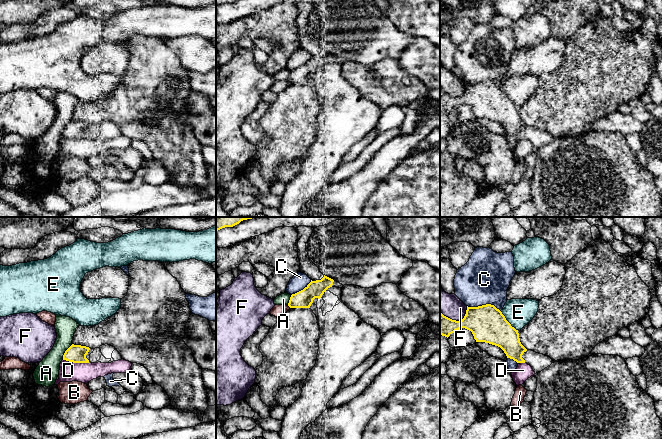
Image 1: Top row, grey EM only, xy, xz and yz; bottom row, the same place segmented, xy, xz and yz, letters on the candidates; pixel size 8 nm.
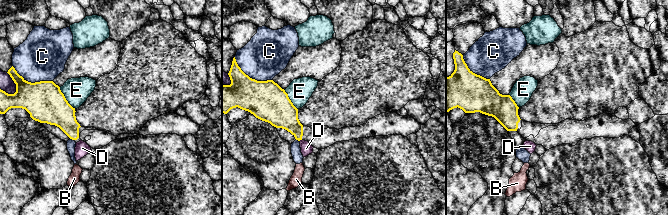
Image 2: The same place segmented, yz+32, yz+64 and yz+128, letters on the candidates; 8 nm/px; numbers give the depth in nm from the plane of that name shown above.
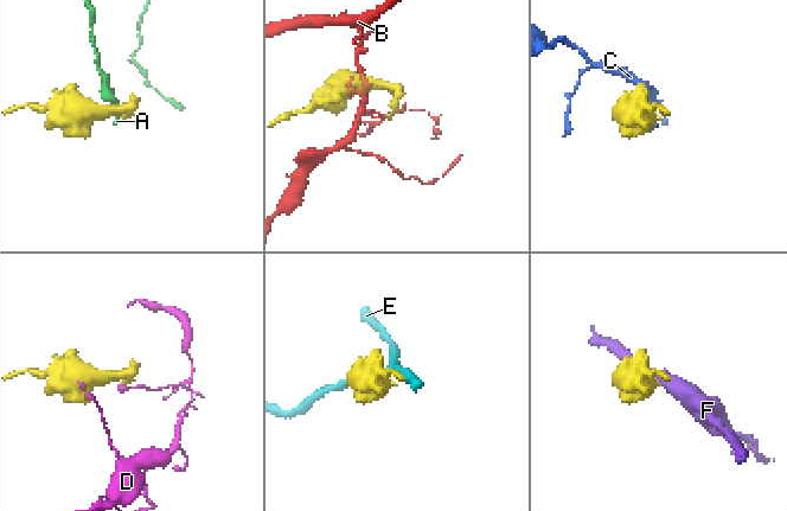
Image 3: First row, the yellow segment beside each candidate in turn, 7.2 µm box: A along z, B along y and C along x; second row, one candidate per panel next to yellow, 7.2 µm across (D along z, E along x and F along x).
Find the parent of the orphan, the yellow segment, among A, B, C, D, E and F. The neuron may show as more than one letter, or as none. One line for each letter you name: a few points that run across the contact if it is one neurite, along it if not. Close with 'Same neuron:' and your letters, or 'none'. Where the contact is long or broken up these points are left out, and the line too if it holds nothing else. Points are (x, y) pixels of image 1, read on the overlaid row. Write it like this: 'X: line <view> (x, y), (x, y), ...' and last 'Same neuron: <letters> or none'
Same neuron: none

